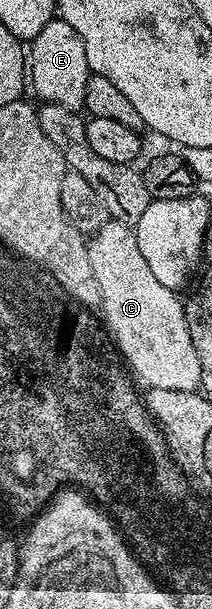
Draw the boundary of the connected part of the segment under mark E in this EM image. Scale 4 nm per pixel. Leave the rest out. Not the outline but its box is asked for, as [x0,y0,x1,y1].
[28,16,91,111]

